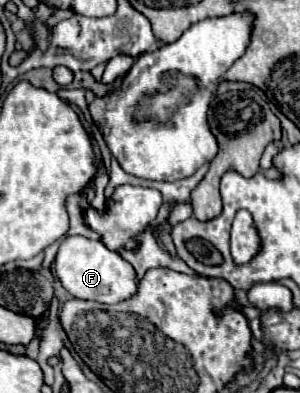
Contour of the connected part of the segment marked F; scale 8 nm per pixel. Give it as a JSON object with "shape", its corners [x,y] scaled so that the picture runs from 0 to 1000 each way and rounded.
{"shape":[[[217,601],[183,646],[183,702],[203,712],[210,733],[270,763],[310,763],[337,774],[383,774],[437,758],[457,738],[450,687],[403,646],[363,636],[330,611],[297,611],[283,601]]]}

